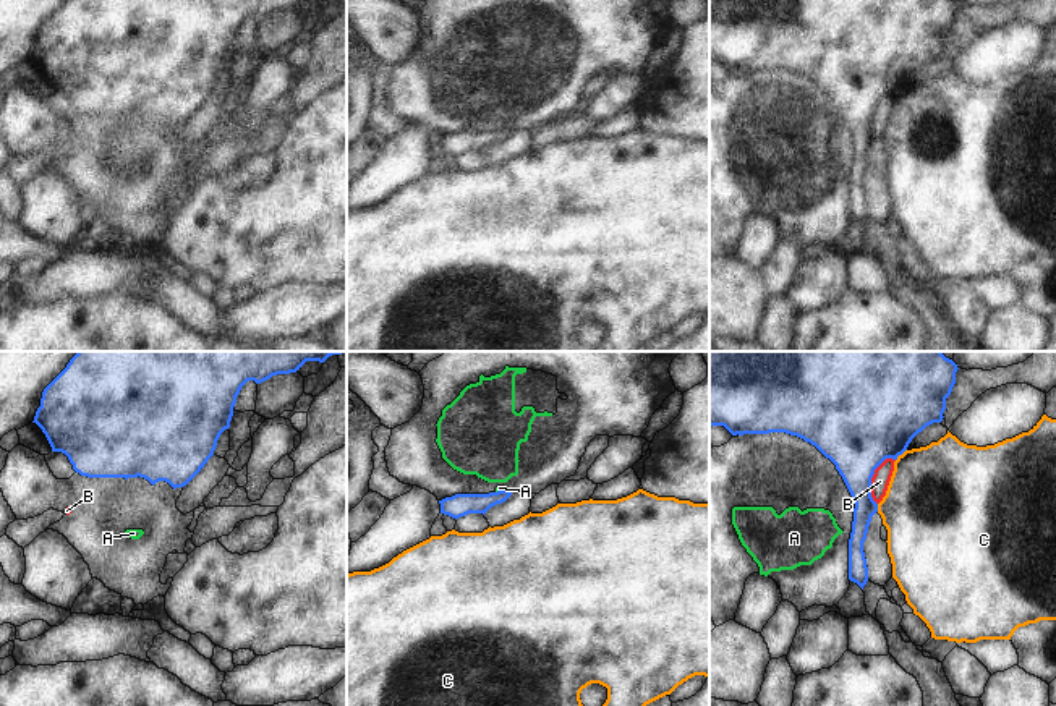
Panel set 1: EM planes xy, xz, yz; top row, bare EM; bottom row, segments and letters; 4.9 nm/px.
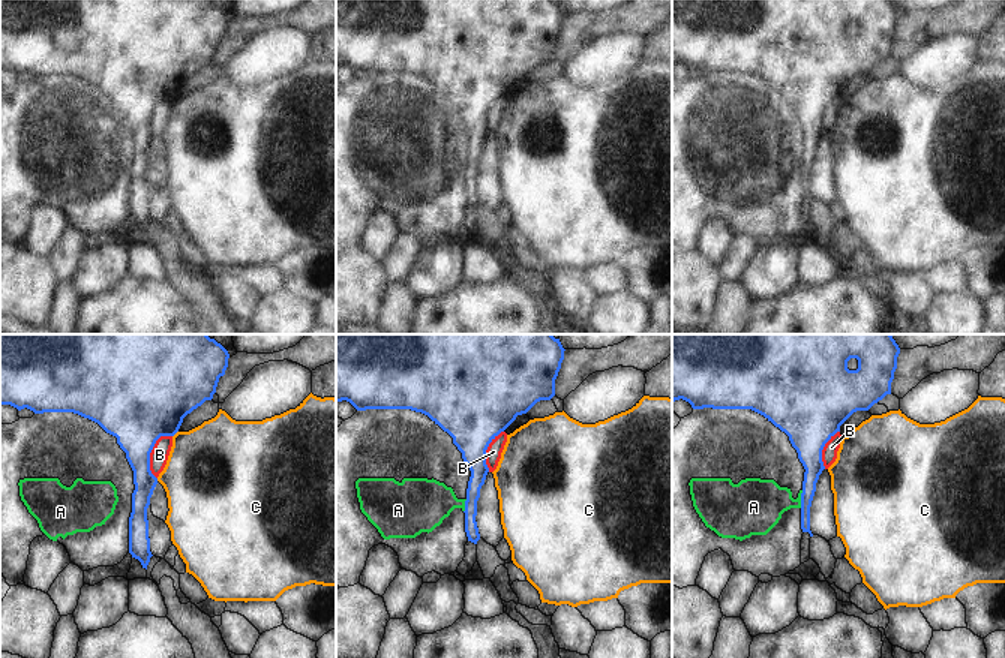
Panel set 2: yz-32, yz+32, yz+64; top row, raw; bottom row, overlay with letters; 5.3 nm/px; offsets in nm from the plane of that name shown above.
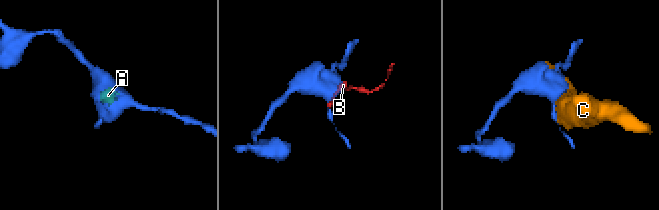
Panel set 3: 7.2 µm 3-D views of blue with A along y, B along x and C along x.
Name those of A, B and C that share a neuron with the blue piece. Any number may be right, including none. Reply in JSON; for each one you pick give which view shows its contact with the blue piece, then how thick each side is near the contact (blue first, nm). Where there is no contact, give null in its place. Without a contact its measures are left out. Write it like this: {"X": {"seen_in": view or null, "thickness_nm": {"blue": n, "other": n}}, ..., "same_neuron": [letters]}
{"same_neuron": []}

